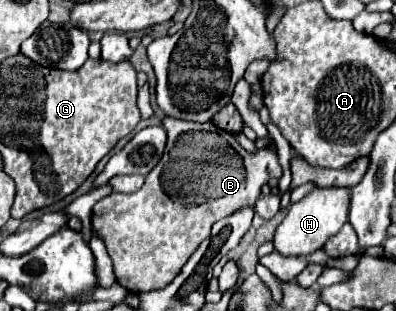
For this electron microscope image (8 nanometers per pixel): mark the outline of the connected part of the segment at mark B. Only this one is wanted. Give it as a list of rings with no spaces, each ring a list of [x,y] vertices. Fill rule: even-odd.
[[[164,117],[162,125],[168,133],[166,151],[154,171],[148,173],[144,187],[136,193],[112,193],[100,199],[92,207],[92,233],[96,233],[114,263],[116,283],[130,293],[148,293],[164,289],[198,249],[198,245],[210,235],[214,221],[234,213],[242,205],[254,205],[262,193],[262,185],[270,177],[282,177],[278,155],[270,149],[260,149],[256,155],[248,155],[234,135],[214,127],[212,123],[192,123],[182,119]]]

